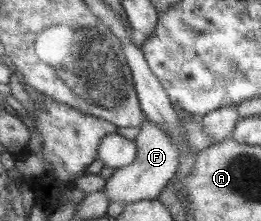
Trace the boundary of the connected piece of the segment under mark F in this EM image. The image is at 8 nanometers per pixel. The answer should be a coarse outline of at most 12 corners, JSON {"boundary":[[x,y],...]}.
{"boundary":[[140,123],[134,161],[101,190],[110,203],[157,198],[180,161],[157,124]]}

